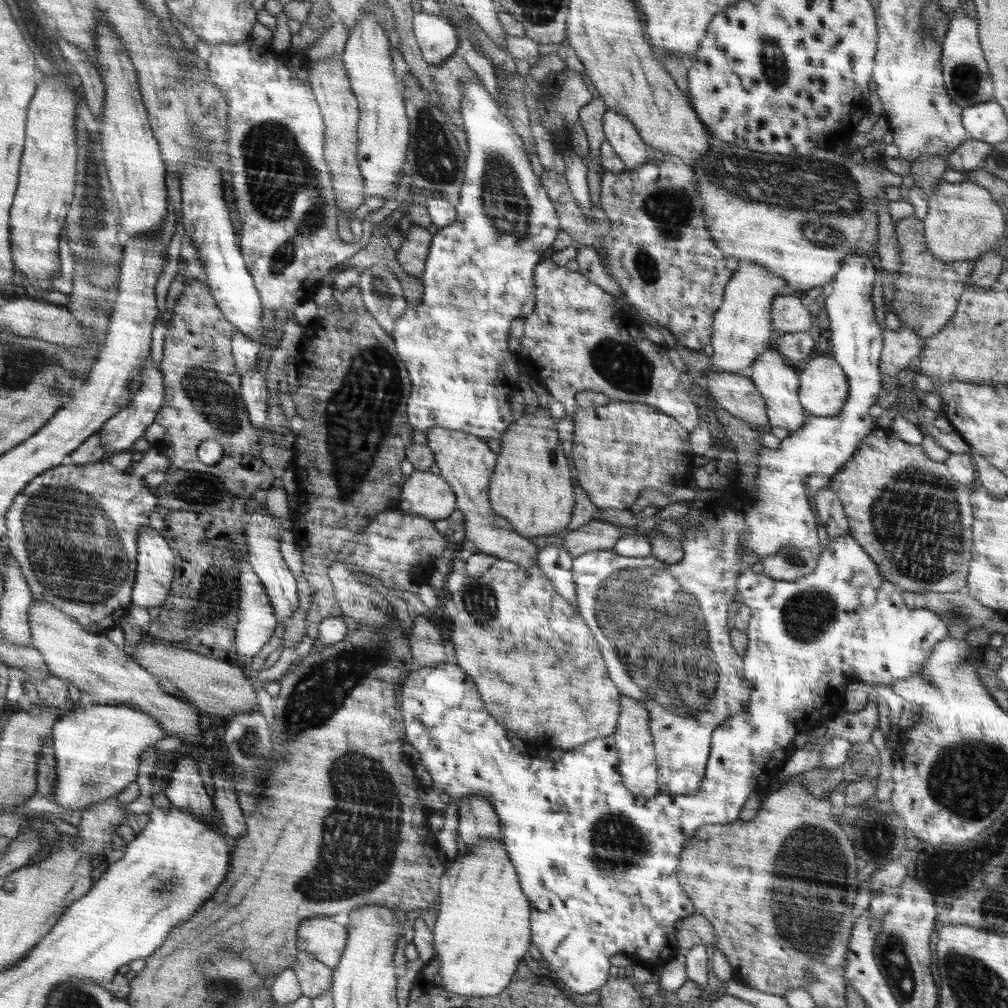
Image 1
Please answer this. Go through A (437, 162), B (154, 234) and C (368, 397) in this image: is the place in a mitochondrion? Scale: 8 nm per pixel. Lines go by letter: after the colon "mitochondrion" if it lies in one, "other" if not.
A: mitochondrion
B: other
C: mitochondrion

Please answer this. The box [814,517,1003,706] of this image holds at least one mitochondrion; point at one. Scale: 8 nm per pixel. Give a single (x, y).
(955, 608)

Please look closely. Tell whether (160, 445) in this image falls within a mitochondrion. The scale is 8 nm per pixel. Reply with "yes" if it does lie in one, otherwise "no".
no

